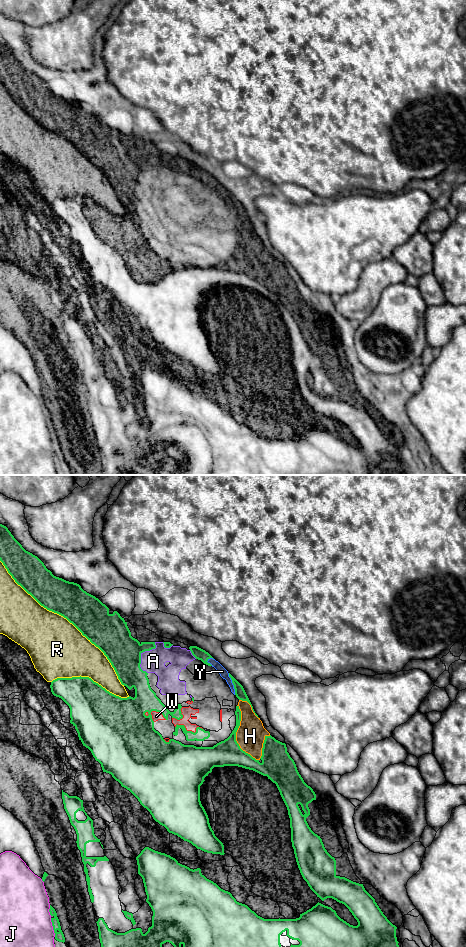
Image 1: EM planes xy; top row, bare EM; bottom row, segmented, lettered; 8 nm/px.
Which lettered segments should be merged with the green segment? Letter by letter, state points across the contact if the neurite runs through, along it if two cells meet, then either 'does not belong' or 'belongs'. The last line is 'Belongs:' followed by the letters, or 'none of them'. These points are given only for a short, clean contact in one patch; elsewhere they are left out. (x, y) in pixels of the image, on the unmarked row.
A: does not belong
H: does not belong
J: does not belong
R: does not belong
W: does not belong
Y: does not belong
Belongs: none of them

